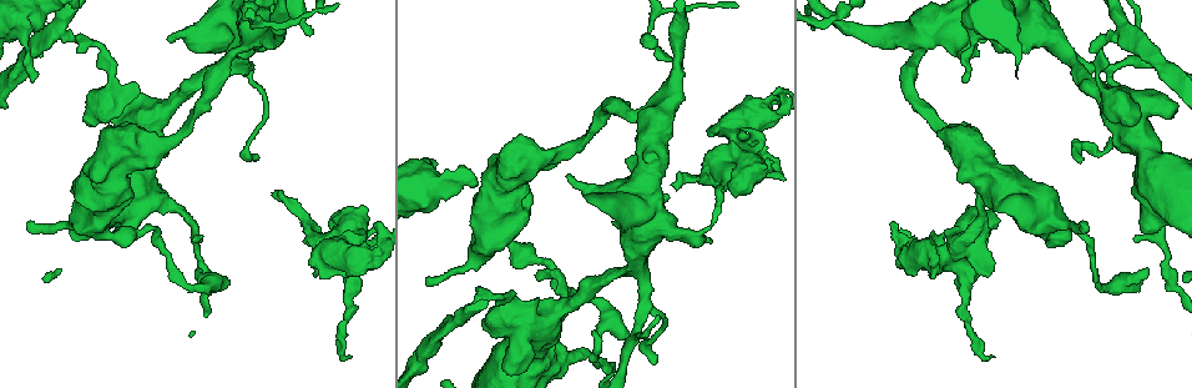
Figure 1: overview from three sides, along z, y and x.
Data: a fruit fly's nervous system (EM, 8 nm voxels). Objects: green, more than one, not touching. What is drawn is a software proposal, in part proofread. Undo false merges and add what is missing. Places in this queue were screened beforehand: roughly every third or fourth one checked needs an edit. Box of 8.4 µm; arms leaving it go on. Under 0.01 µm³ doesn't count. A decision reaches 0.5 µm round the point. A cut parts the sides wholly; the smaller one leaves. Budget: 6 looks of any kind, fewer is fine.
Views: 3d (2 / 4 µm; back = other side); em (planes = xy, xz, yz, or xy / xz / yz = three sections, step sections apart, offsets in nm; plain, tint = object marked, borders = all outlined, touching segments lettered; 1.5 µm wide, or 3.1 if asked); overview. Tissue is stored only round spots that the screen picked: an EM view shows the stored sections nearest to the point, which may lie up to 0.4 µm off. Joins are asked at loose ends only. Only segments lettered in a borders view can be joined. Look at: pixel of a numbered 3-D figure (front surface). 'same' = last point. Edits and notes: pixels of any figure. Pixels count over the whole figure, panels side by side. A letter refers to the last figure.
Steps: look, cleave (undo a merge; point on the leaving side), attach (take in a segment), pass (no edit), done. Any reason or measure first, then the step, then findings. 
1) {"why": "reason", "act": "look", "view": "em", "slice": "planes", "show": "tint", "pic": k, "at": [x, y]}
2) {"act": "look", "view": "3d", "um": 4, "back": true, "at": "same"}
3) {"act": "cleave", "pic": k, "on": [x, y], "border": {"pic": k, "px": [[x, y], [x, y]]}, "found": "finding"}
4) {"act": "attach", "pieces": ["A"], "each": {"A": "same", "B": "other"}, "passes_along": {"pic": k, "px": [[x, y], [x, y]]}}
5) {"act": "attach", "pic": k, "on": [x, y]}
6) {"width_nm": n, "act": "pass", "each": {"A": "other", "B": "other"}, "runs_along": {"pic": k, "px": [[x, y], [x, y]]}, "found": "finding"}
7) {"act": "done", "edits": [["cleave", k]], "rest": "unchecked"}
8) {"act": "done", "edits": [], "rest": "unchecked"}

{"why": "an open end", "act": "look", "view": "em", "slice": "planes", "show": "borders", "pic": 1, "at": [673, 184]}

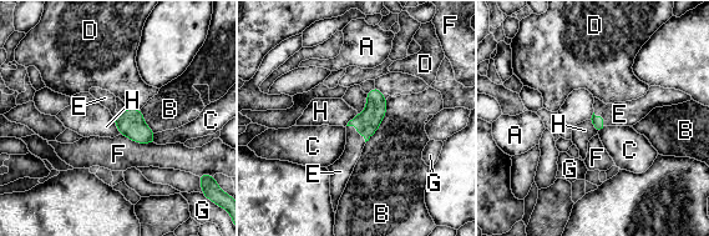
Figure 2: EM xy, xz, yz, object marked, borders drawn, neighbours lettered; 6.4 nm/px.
{"act": "attach", "pieces": ["E"], "each": {"A": "other", "B": "other", "C": "other", "D": "other", "E": "same", "F": "other", "G": "other", "H": "other"}, "passes_along": {"pic": 2, "px": [[368, 121], [356, 131], [343, 167]]}, "found": "it goes on there"}

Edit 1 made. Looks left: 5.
{"why": "calibre changes", "act": "look", "view": "3d", "um": 2, "pic": 1, "at": [179, 211]}

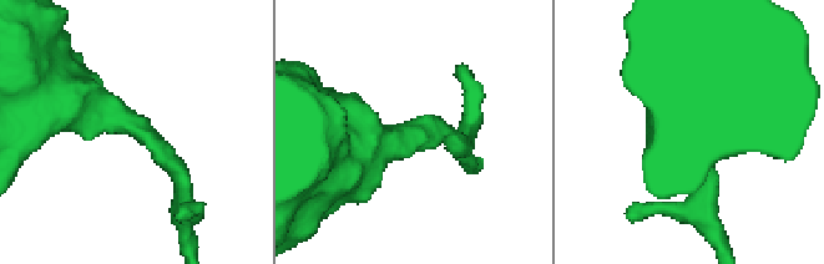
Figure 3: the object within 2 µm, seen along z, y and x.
{"arm_widths_nm": [180, 550], "why": "shape alone is not enough", "act": "look", "view": "em", "slice": "planes", "show": "borders", "pic": 3, "at": [141, 127]}

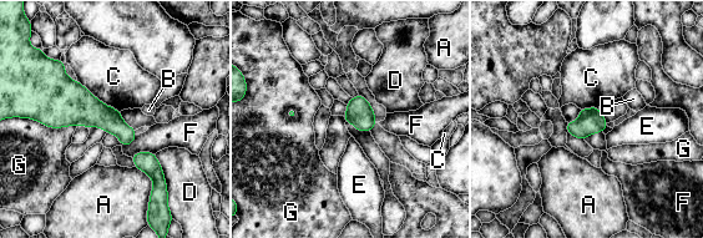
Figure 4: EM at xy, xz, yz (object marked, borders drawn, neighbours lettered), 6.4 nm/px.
{"longest_contact_nm": ["C", 340], "act": "pass", "each": {"A": "other", "B": "other", "C": "other", "D": "other", "E": "other", "F": "other", "G": "other"}, "border": {"pic": 4, "px": [[77, 80], [105, 104], [120, 111]]}, "found": "all the same cell"}

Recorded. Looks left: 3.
{"why": "sharp bend", "act": "look", "view": "em", "slice": "yz", "step": 8, "show": "tint", "pic": 1, "at": [460, 319]}

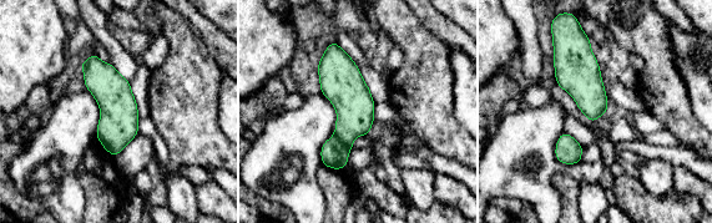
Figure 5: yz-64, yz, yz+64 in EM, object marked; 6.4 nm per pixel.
{"act": "look", "view": "em", "slice": "yz", "step": 8, "show": "borders", "at": "same"}

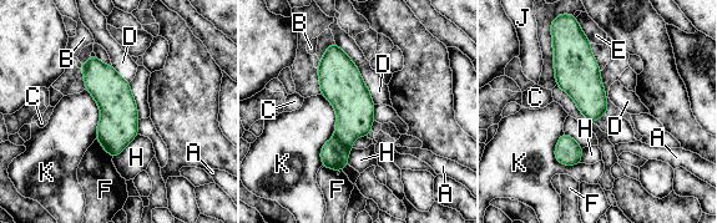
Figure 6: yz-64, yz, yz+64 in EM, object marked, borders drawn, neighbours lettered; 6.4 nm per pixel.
{"act": "cleave", "pic": 6, "on": [354, 107], "each": {"A": "other", "B": "other", "C": "other", "D": "other", "E": "other", "F": "other", "H": "other", "J": "other", "K": "other"}, "border": {"pic": 6, "px": [[334, 135], [349, 151]]}, "found": "two cells meet here"}

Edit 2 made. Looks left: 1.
{"act": "done", "edits": [["attach", 2], ["cleave", 6]], "rest": "unchecked"}

